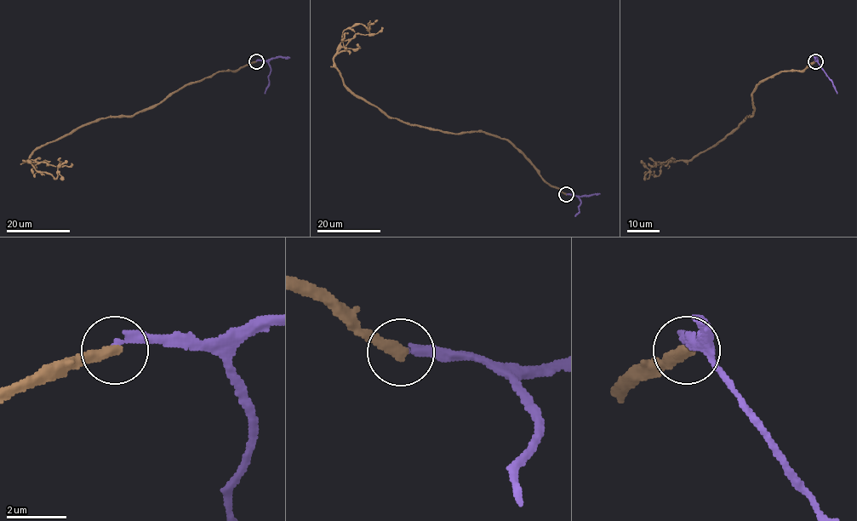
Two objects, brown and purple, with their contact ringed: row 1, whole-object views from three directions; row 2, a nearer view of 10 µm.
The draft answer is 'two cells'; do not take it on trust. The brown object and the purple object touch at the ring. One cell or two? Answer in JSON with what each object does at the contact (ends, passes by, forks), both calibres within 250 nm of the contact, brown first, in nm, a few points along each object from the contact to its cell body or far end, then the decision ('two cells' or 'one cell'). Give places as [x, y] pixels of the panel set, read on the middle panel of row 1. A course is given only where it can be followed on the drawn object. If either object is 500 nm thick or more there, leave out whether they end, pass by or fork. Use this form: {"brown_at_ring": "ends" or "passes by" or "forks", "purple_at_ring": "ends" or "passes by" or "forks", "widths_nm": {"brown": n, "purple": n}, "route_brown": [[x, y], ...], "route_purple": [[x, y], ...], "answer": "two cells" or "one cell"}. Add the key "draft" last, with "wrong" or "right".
{"brown_at_ring": "ends", "purple_at_ring": "ends", "widths_nm": {"brown": 360, "purple": 240}, "route_brown": [[566, 194], [505, 140], [410, 125], [358, 98], [334, 56], [348, 27], [377, 20]], "route_purple": [[566, 194], [575, 195], [580, 200], [575, 216]], "answer": "two cells", "draft": "right"}

